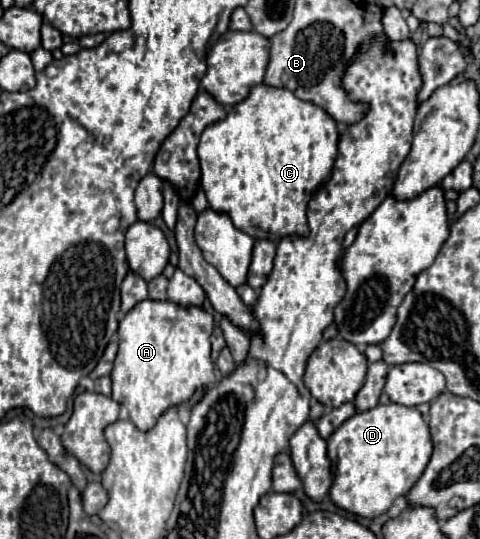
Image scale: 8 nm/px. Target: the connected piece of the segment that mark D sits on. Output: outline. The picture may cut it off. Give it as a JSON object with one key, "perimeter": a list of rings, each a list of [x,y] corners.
{"perimeter":[[[399,403],[355,413],[331,433],[327,445],[329,451],[339,453],[329,489],[331,501],[349,513],[369,519],[387,513],[397,497],[407,495],[427,467],[427,457],[431,457],[429,425],[415,407]]]}

